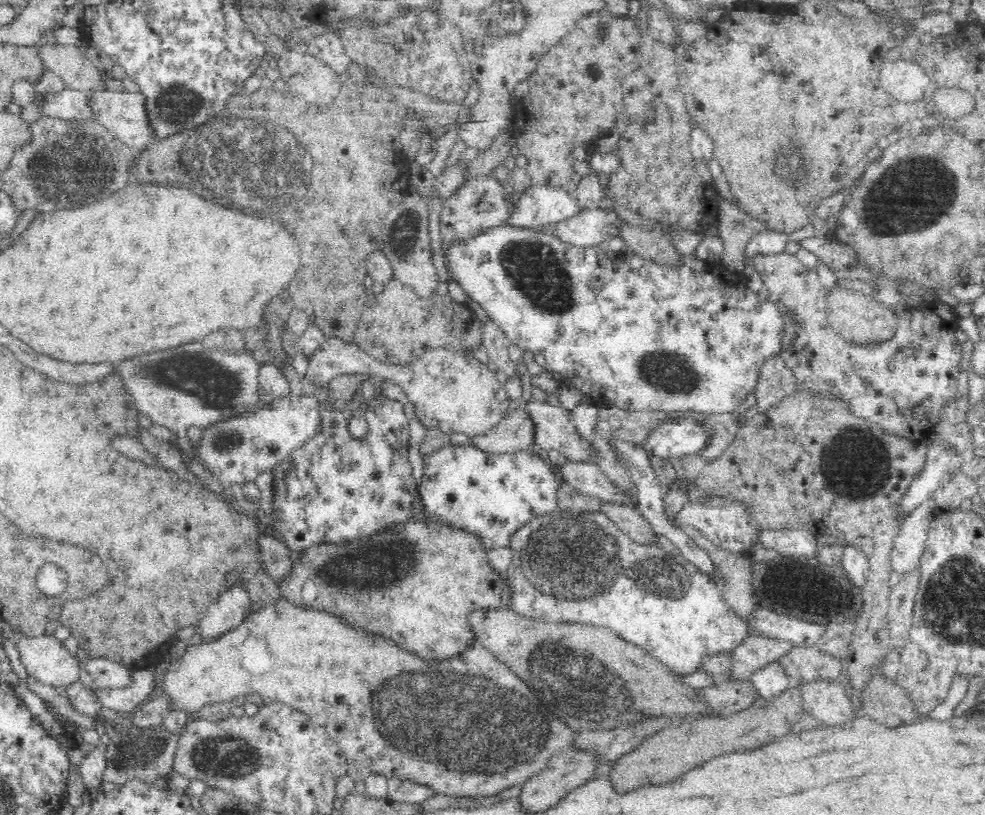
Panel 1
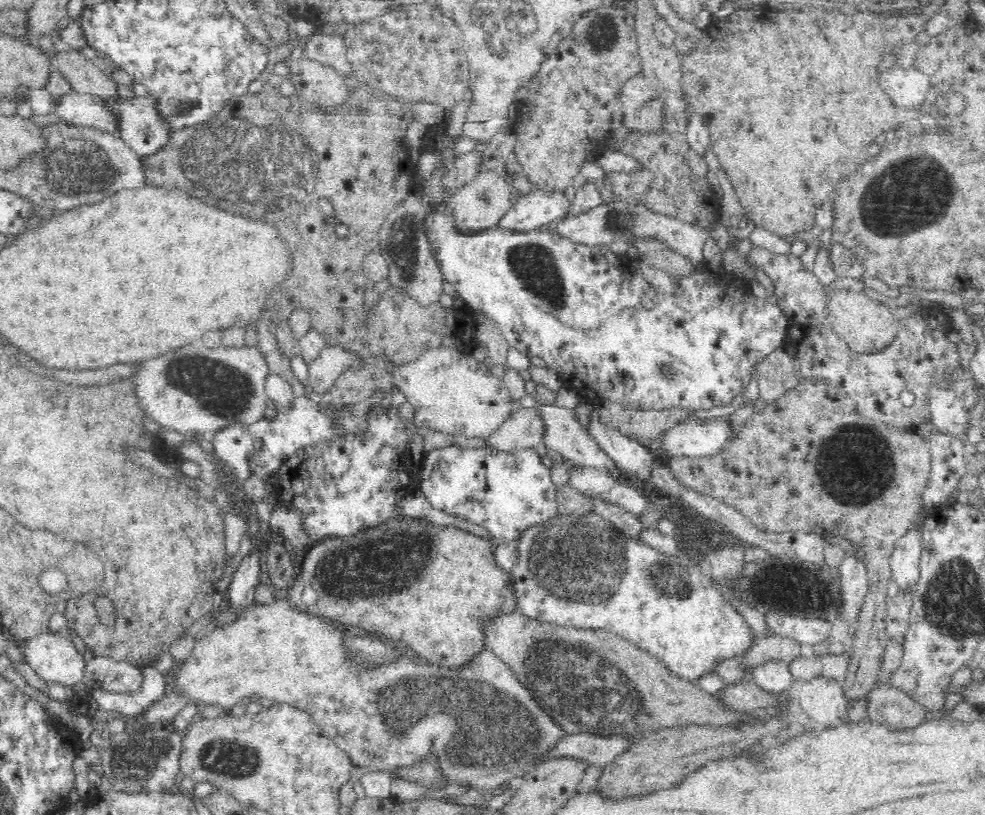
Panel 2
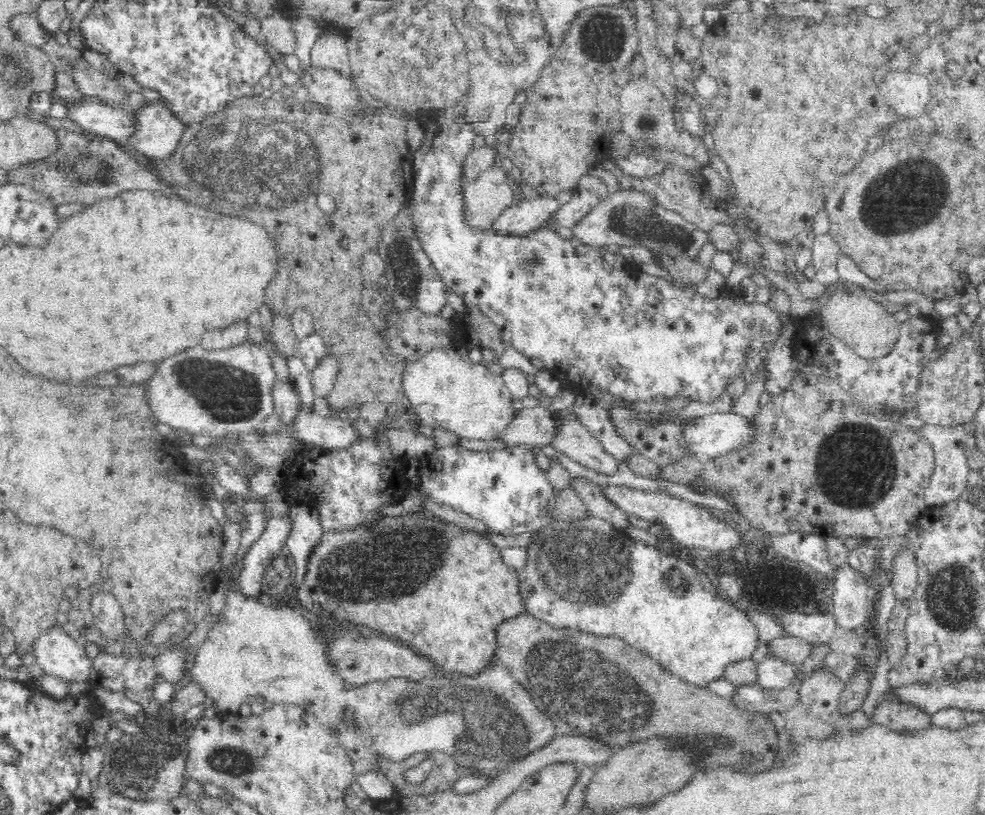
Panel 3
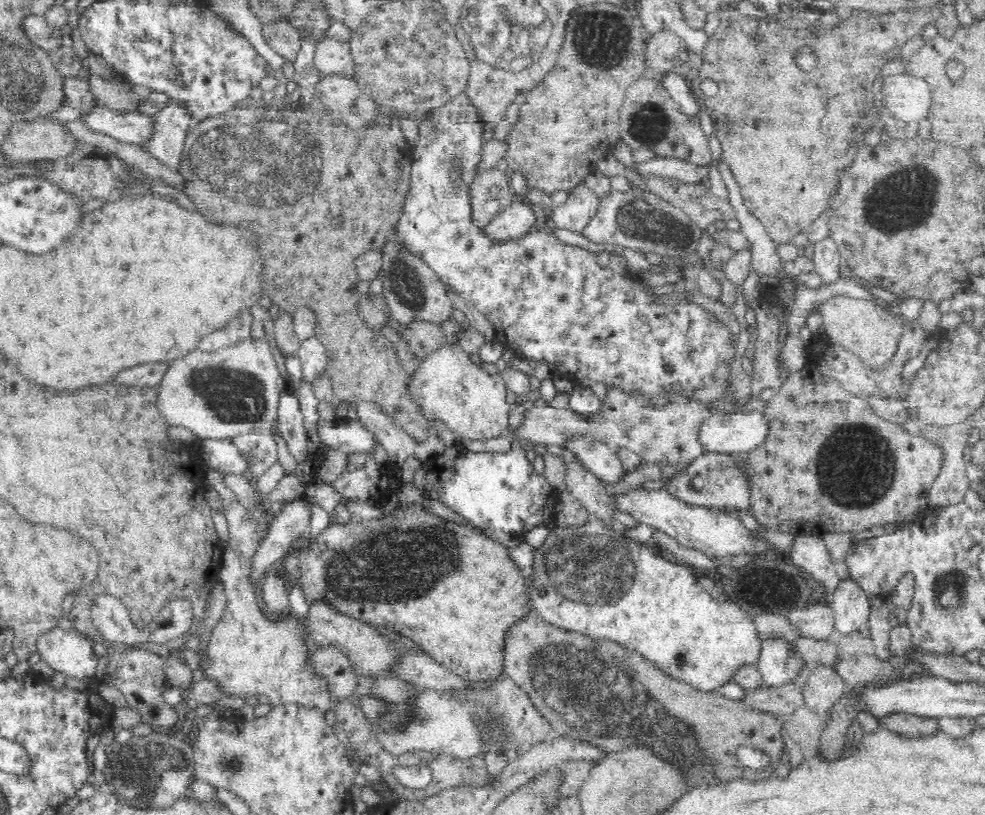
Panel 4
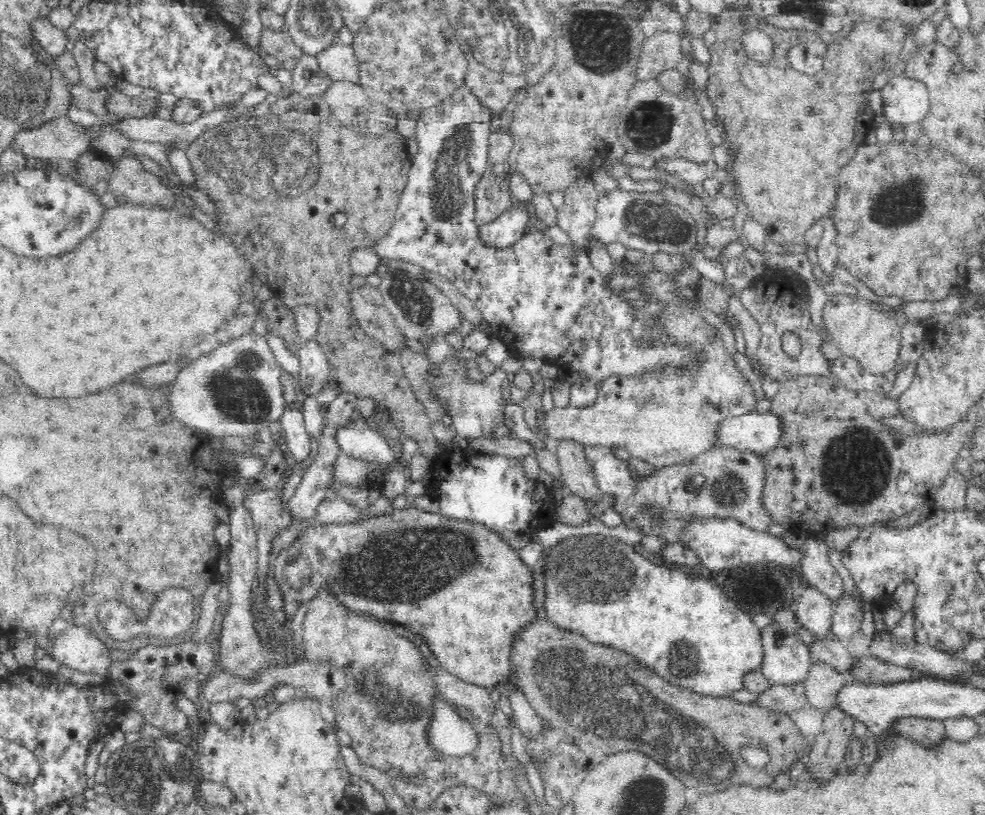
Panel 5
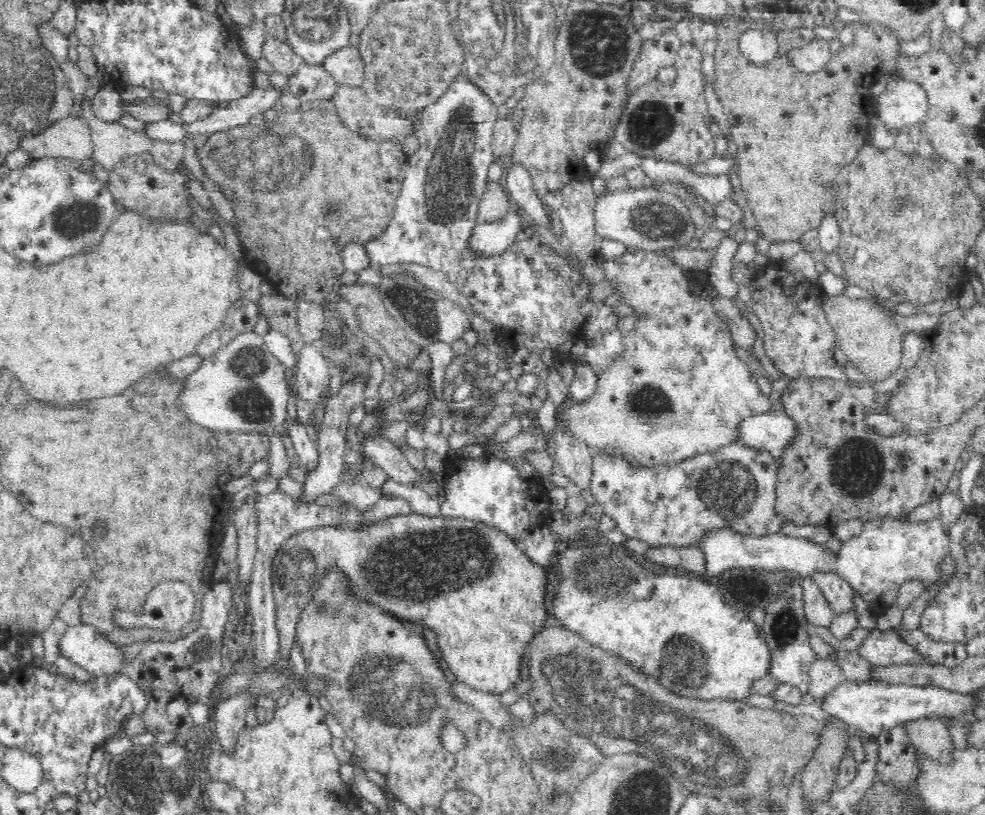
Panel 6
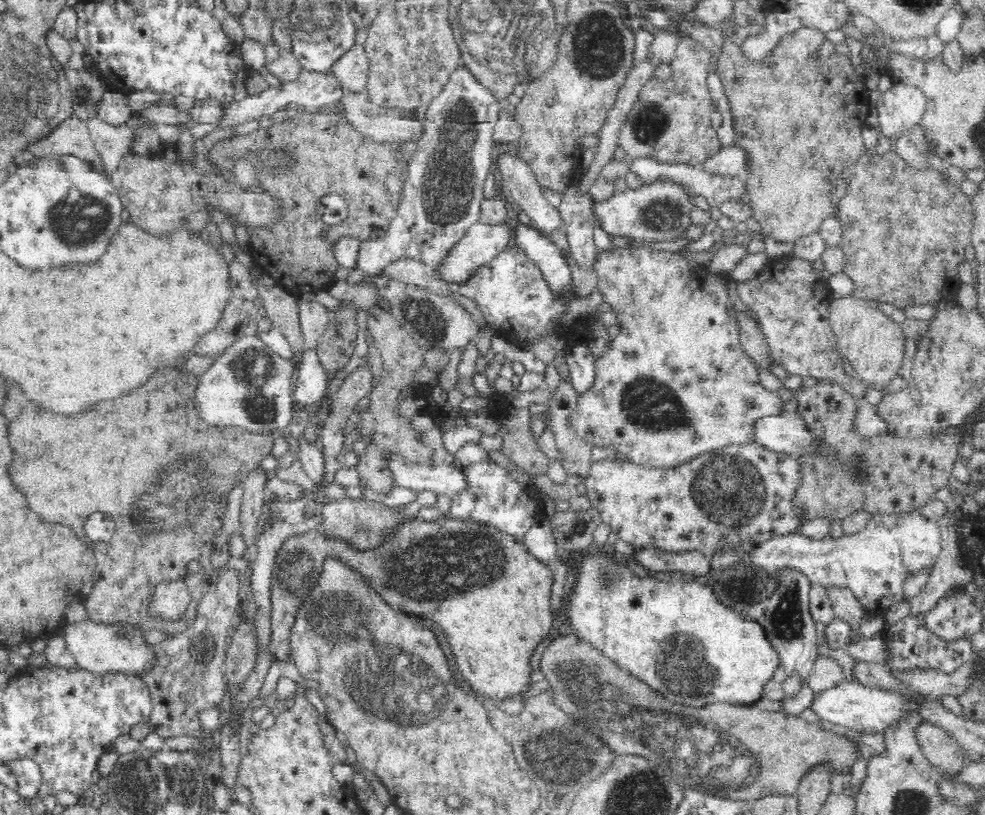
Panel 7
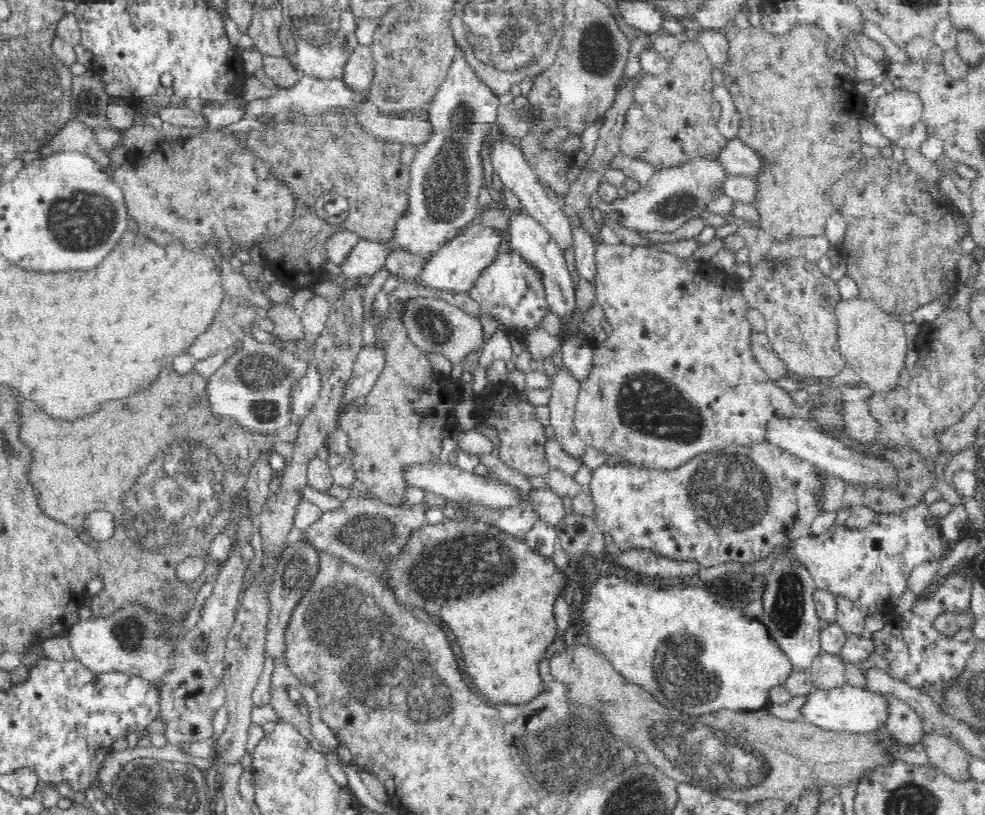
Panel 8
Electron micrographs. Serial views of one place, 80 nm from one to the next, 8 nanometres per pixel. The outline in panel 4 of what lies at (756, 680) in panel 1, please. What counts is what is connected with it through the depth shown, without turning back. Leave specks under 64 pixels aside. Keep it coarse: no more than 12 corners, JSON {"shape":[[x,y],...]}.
{"shape":[[784,638],[761,640],[765,686],[790,683],[806,664]]}

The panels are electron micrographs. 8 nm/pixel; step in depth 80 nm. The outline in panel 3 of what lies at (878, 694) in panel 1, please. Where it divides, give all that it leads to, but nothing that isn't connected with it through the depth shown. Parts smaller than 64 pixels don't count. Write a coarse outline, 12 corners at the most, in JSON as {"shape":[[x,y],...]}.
{"shape":[[891,690],[871,720],[892,731],[930,725],[931,715]]}

